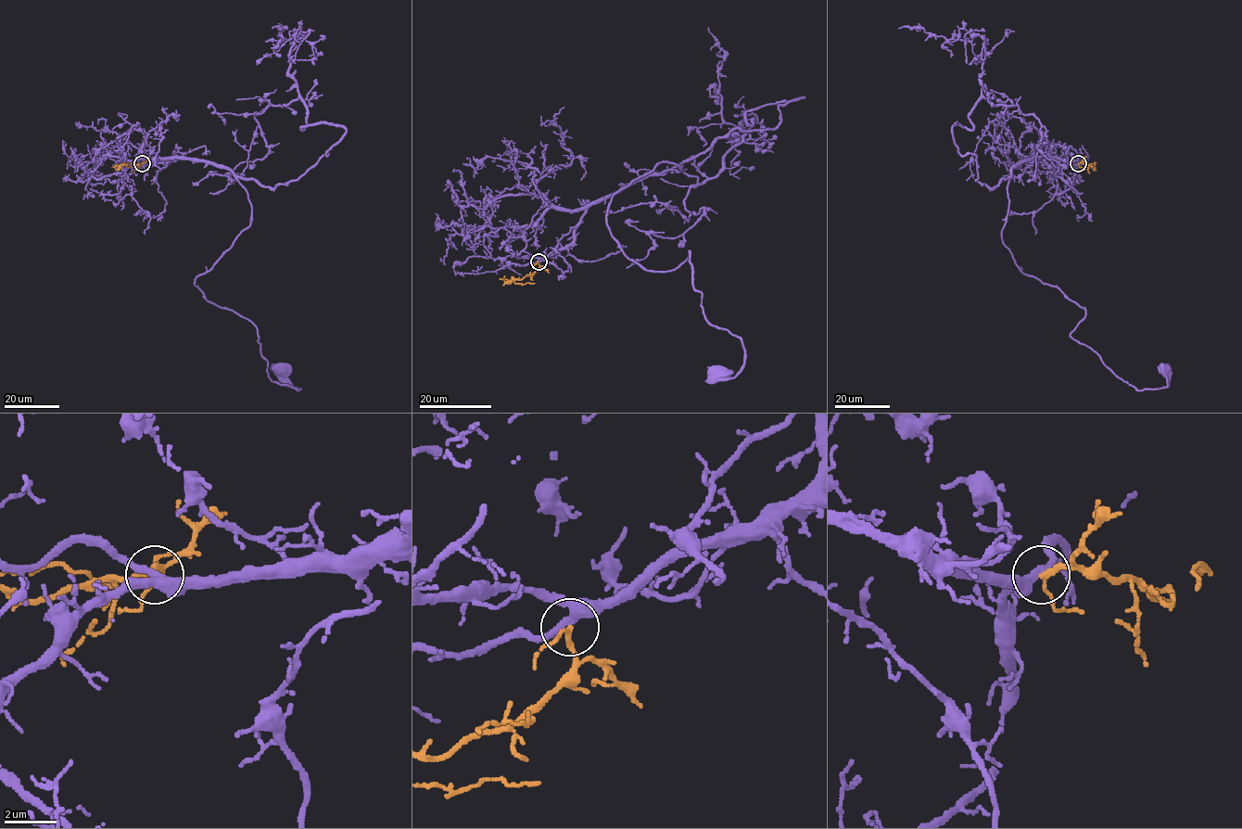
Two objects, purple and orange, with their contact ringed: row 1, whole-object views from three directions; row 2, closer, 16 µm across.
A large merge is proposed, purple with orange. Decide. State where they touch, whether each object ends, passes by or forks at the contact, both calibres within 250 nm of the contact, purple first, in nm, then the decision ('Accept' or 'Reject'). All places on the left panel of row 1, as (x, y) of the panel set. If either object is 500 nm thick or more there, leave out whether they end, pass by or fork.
Place: (142, 163). At the ring purple forks. At the ring orange passes by. Thickness 320 nm (purple) against 180 nm. Accept

